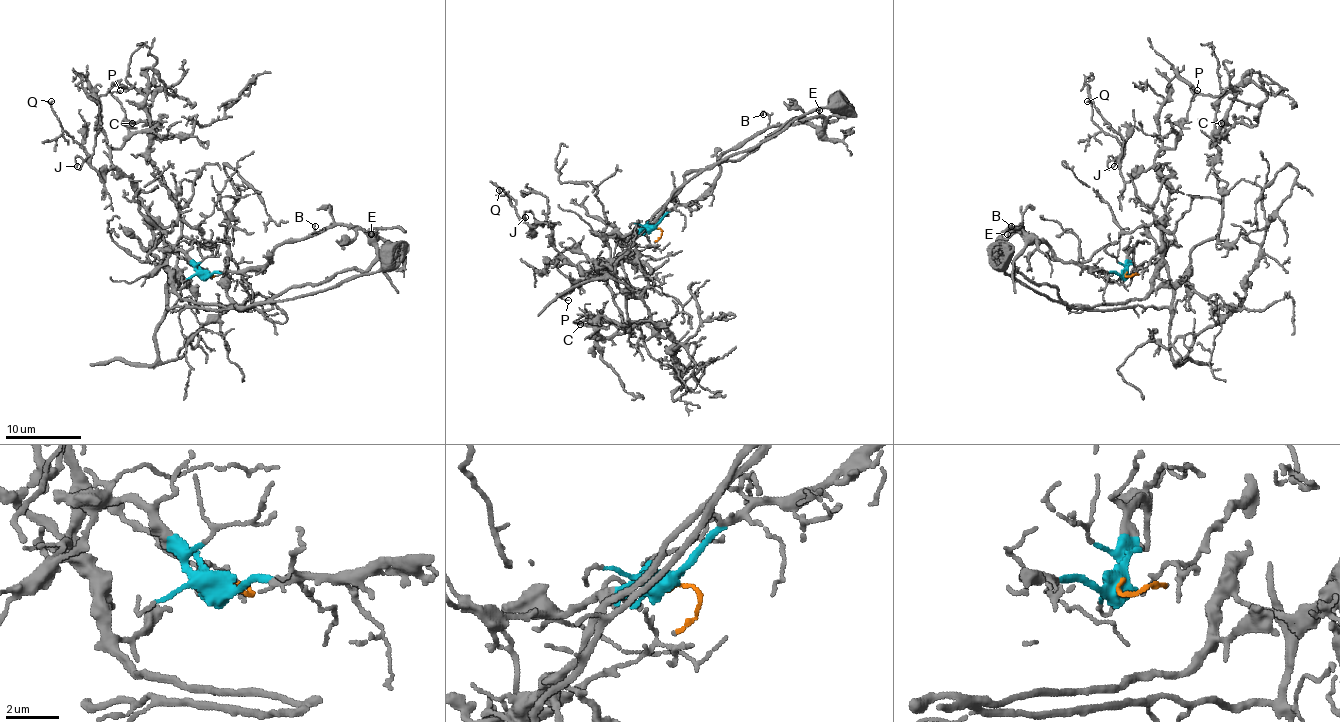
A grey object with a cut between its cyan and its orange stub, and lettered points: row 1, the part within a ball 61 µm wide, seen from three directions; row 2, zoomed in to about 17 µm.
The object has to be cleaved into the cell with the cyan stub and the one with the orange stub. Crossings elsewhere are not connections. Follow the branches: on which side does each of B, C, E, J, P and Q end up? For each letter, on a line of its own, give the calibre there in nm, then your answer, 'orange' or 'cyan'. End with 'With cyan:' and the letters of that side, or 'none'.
B: calibre 100 nm; cyan
C: calibre 190 nm; orange
E: calibre 110 nm; cyan
J: calibre 120 nm; orange
P: calibre 110 nm; orange
Q: calibre 140 nm; orange
With cyan: B, E

